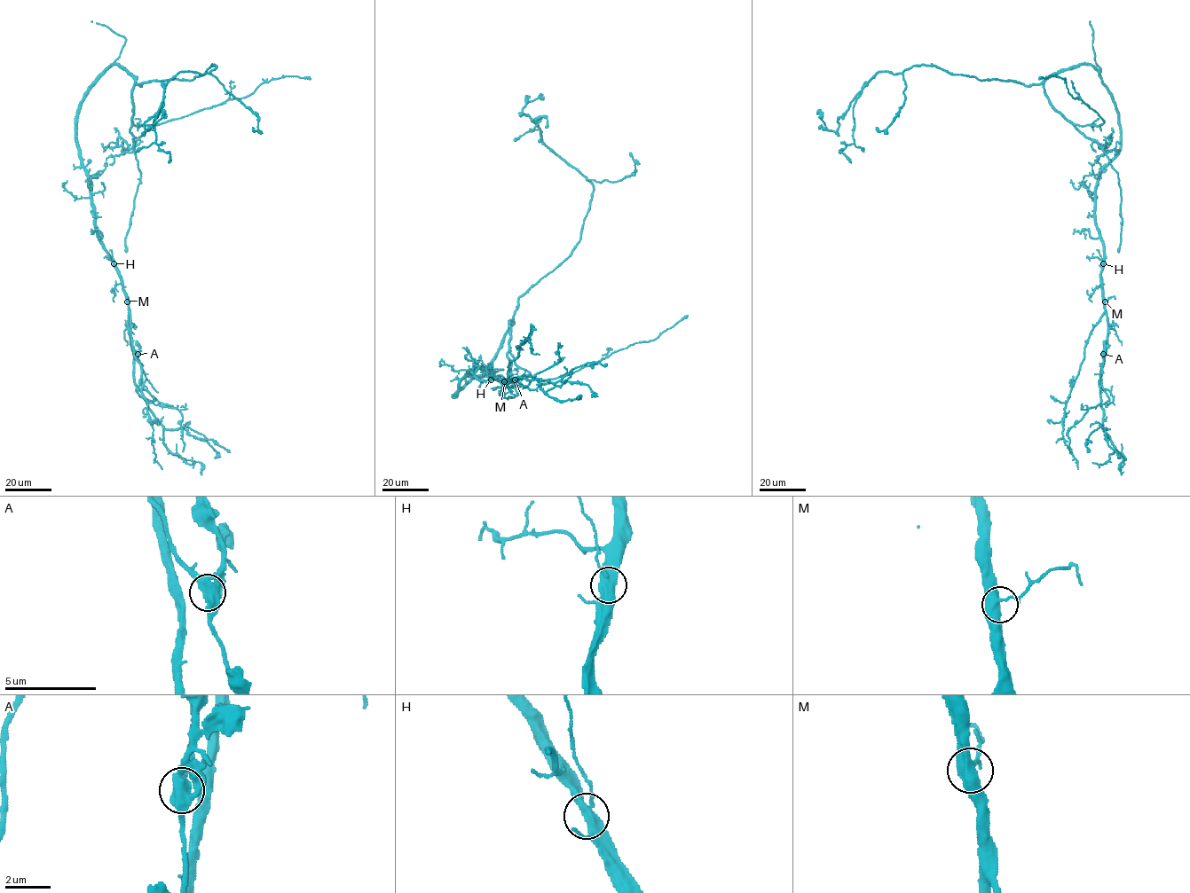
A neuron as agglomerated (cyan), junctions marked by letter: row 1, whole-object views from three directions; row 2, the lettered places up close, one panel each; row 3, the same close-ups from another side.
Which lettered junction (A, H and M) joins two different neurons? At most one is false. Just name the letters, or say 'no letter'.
no letter

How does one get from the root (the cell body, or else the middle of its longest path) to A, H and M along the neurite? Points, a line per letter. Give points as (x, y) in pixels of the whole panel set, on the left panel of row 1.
A: (84, 94), (76, 125), (76, 146), (90, 180), (98, 238), (122, 283), (129, 307), (130, 340), (137, 354)
H: (84, 94), (76, 125), (76, 146), (81, 164), (90, 180), (98, 238), (114, 263)
M: (84, 94), (76, 125), (76, 146), (81, 164), (90, 180), (98, 238), (118, 274), (127, 301)

